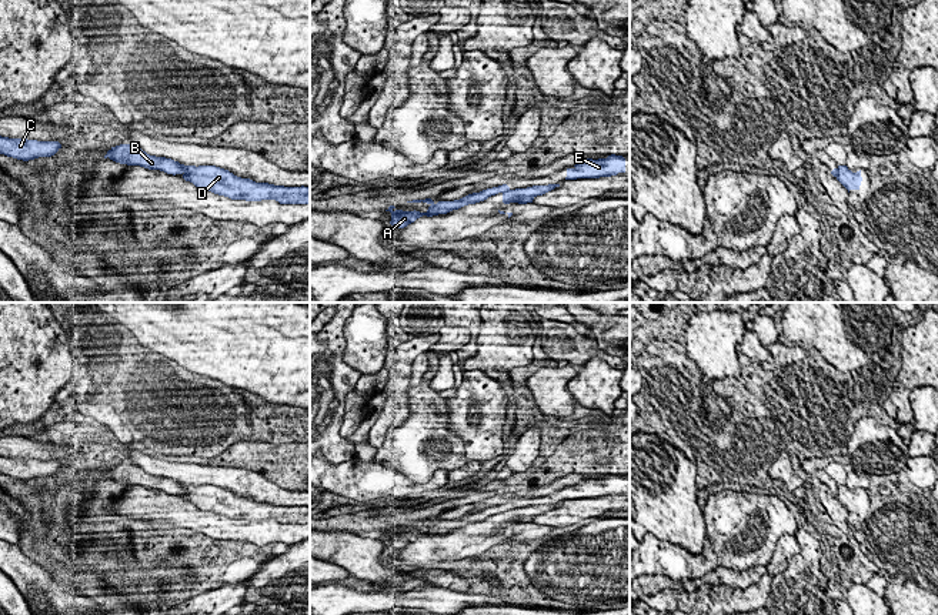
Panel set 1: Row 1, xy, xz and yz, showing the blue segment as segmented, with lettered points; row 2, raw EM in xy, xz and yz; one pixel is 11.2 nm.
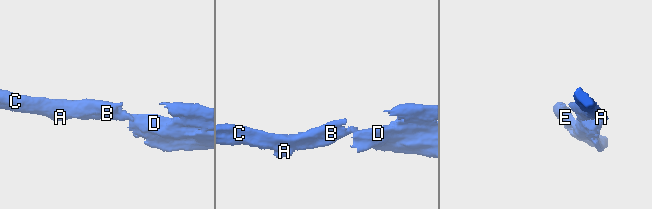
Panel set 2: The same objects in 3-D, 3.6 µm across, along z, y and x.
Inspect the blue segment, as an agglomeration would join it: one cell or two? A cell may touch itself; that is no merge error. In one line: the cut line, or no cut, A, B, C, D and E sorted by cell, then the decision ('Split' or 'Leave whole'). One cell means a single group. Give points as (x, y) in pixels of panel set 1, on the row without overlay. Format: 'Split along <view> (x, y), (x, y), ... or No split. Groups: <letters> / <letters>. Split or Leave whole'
Split along xy (183, 485), (184, 491). Groups: A B C / D E. Split

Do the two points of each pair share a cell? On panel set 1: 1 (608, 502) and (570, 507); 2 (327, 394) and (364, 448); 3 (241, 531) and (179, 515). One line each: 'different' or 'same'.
1: same
2: different
3: same

